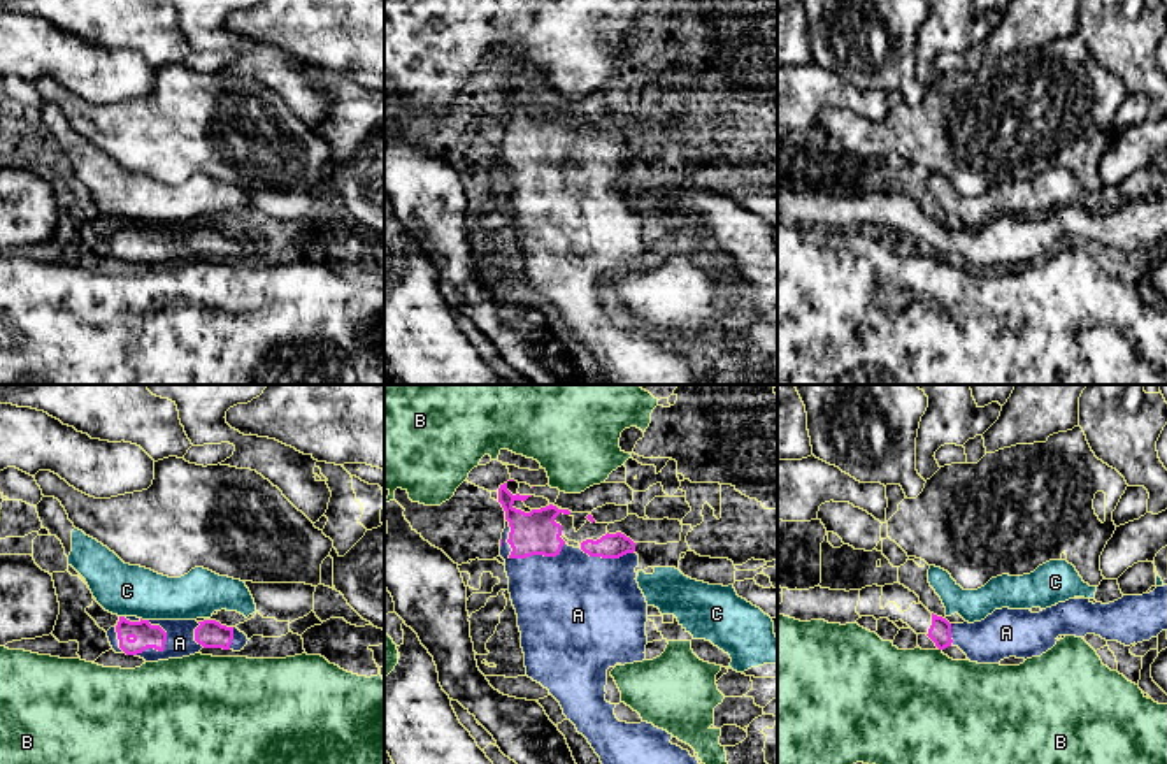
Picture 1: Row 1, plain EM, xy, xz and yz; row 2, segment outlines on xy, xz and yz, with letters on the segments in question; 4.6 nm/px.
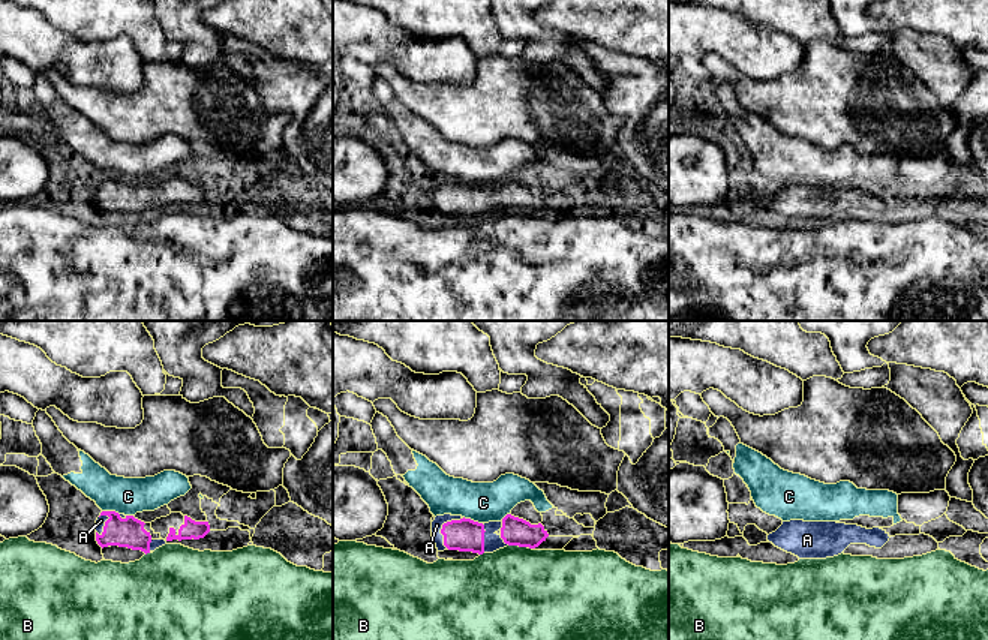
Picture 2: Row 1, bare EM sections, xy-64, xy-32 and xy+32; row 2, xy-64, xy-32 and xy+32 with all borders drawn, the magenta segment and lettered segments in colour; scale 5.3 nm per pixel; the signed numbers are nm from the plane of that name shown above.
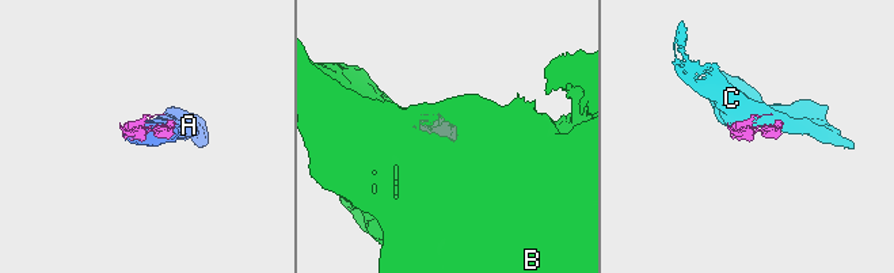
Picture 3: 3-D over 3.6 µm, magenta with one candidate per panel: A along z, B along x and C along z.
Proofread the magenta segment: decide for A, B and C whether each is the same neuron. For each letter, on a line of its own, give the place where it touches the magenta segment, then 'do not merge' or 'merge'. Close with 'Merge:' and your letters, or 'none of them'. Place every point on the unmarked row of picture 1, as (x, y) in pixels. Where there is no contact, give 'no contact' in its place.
A: xz (520, 164) | merge
B: yz (939, 255) | do not merge
C: xy (144, 227) | do not merge
Merge: A

